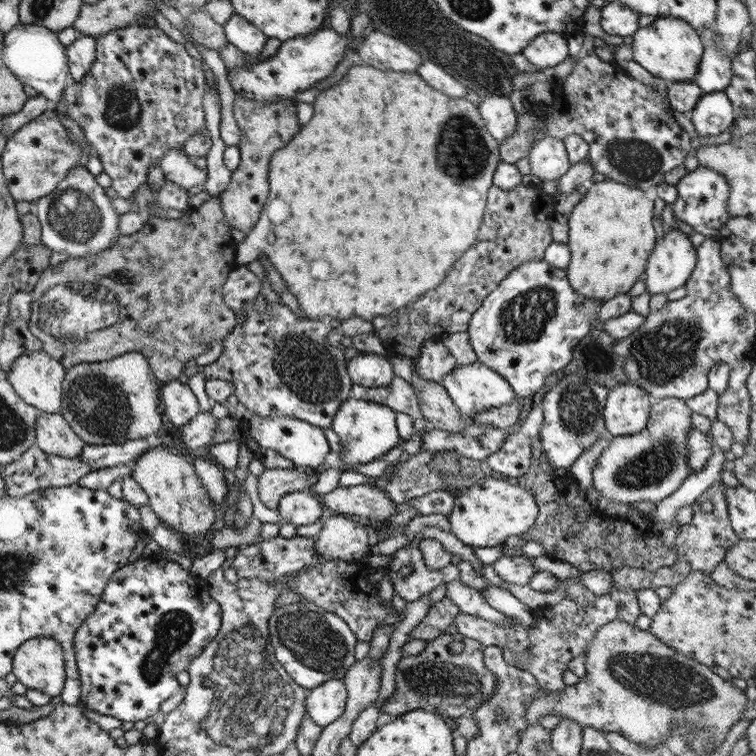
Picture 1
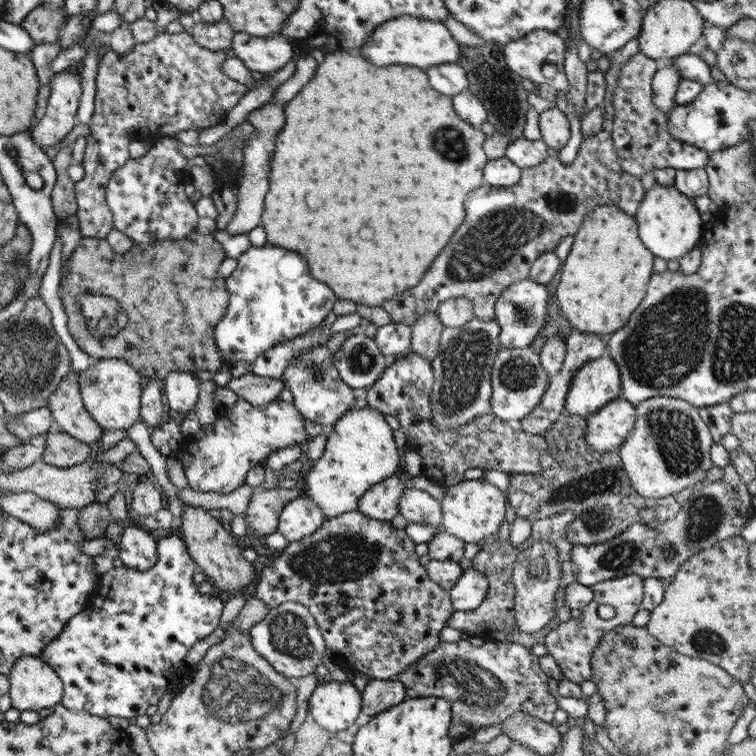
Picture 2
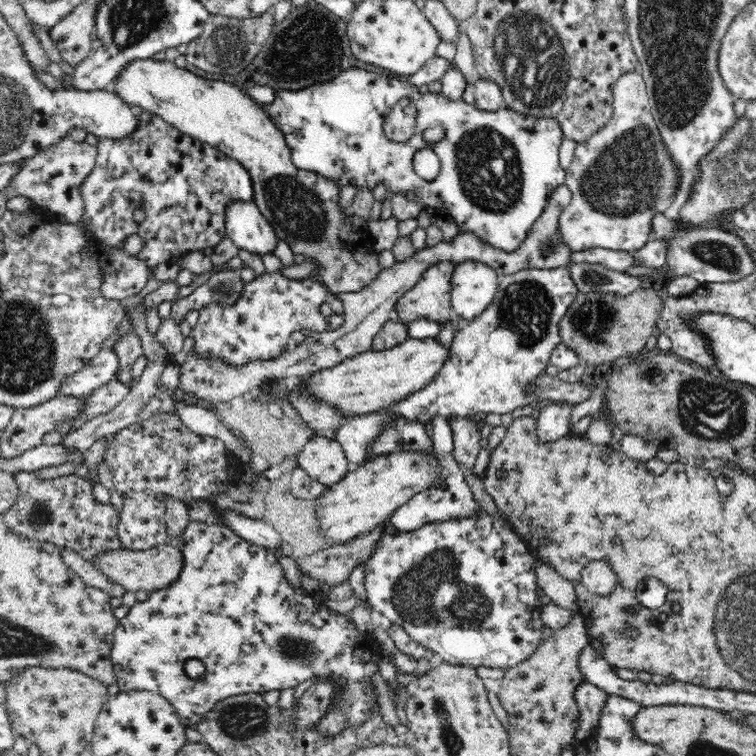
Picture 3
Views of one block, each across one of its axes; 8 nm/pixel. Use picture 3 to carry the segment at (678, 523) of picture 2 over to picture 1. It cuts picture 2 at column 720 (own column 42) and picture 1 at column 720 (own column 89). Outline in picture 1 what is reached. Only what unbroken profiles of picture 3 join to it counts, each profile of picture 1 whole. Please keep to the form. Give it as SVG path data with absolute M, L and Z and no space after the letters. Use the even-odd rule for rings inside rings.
M721 480L712 484L704 494L700 495L693 502L694 516L692 521L679 528L678 535L675 539L674 549L678 553L677 562L674 562L670 567L659 568L651 572L630 566L610 570L614 586L618 586L618 588L624 591L630 591L630 589L639 591L646 587L655 590L659 586L668 586L671 590L674 590L674 587L680 581L684 581L688 573L692 571L704 571L705 573L711 574L714 568L716 568L716 565L723 561L724 554L741 539L734 532L732 523L730 523L728 499L724 495L724 492L726 492L724 486L725 484ZM702 502L712 502L714 510L712 512L702 512L702 508L700 507L702 506Z

